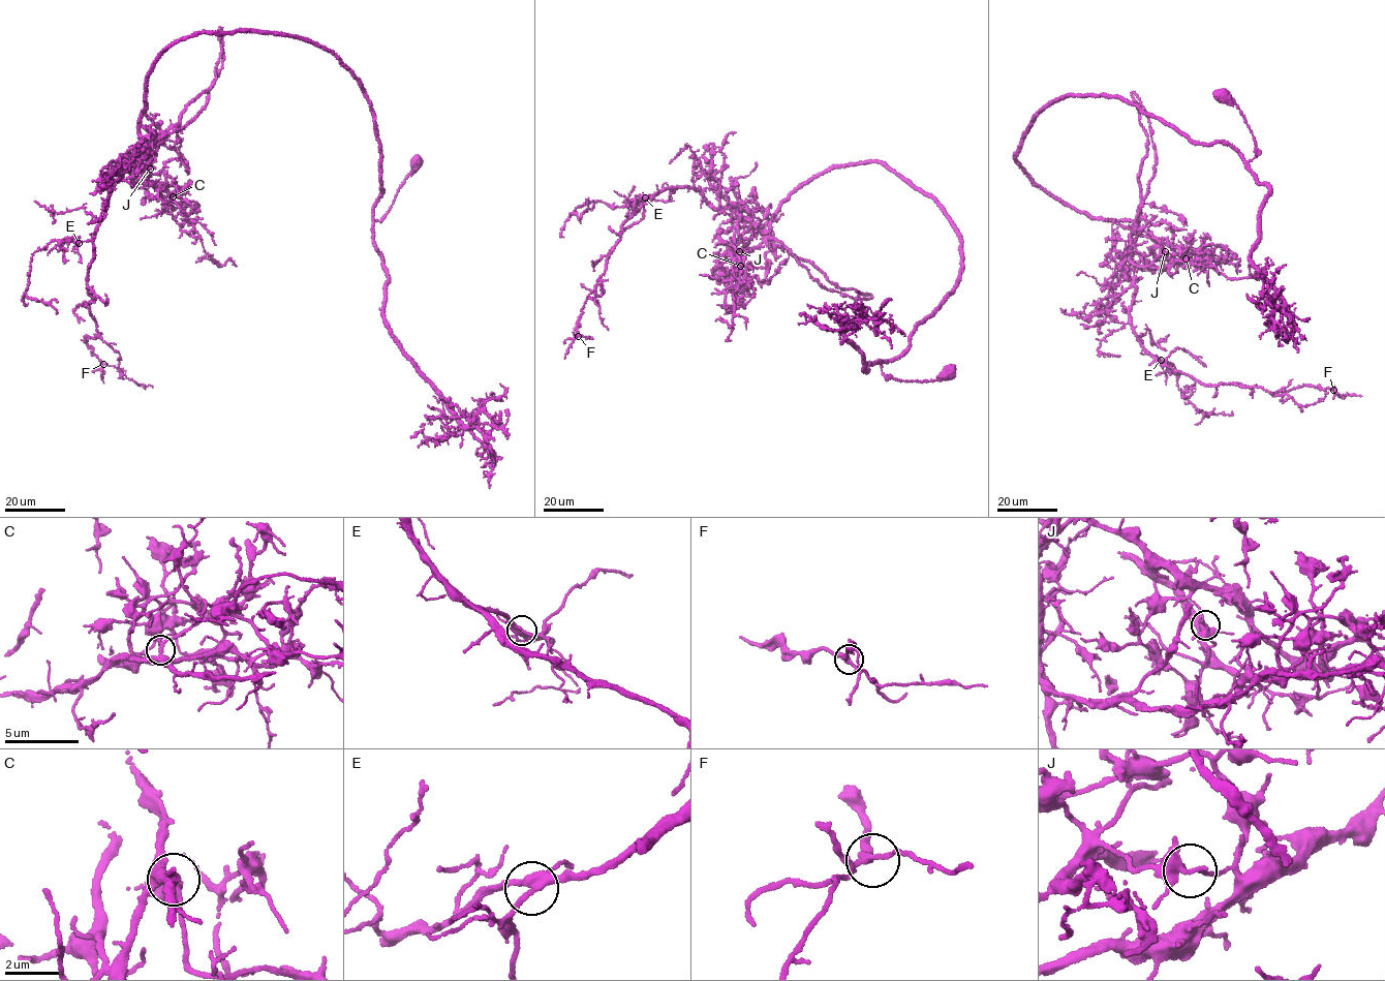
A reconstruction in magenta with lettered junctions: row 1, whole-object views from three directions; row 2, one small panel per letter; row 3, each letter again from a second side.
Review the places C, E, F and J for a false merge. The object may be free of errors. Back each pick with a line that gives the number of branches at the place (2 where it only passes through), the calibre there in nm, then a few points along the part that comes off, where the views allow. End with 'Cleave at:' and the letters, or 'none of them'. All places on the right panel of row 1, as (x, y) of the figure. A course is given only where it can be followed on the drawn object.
J: Branches: 5. Thickness 280 nm. Course of the part to remove: (1165, 250), (1139, 227), (1131, 236), (1130, 325), (1162, 364), (1203, 384), (1273, 393), (1313, 386), (1361, 395)
Cleave at: J

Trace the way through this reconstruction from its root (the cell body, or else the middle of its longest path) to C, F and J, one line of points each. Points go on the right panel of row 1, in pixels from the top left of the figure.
C: (1221, 94), (1247, 162), (1117, 95), (1054, 100), (1015, 155), (1166, 266), (1186, 258)
F: (1221, 94), (1247, 162), (1090, 95), (1042, 109), (1015, 159), (1137, 234), (1130, 325), (1162, 364), (1333, 390)
J: (1221, 94), (1253, 135), (1247, 162), (1117, 95), (1054, 100), (1015, 155), (1046, 192), (1134, 220), (1165, 250)

